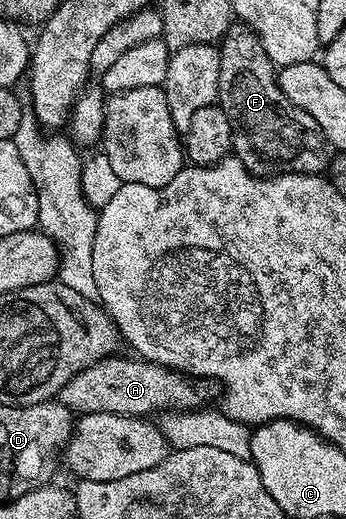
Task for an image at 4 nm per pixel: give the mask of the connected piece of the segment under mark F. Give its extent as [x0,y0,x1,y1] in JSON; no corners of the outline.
[218,22,326,176]

